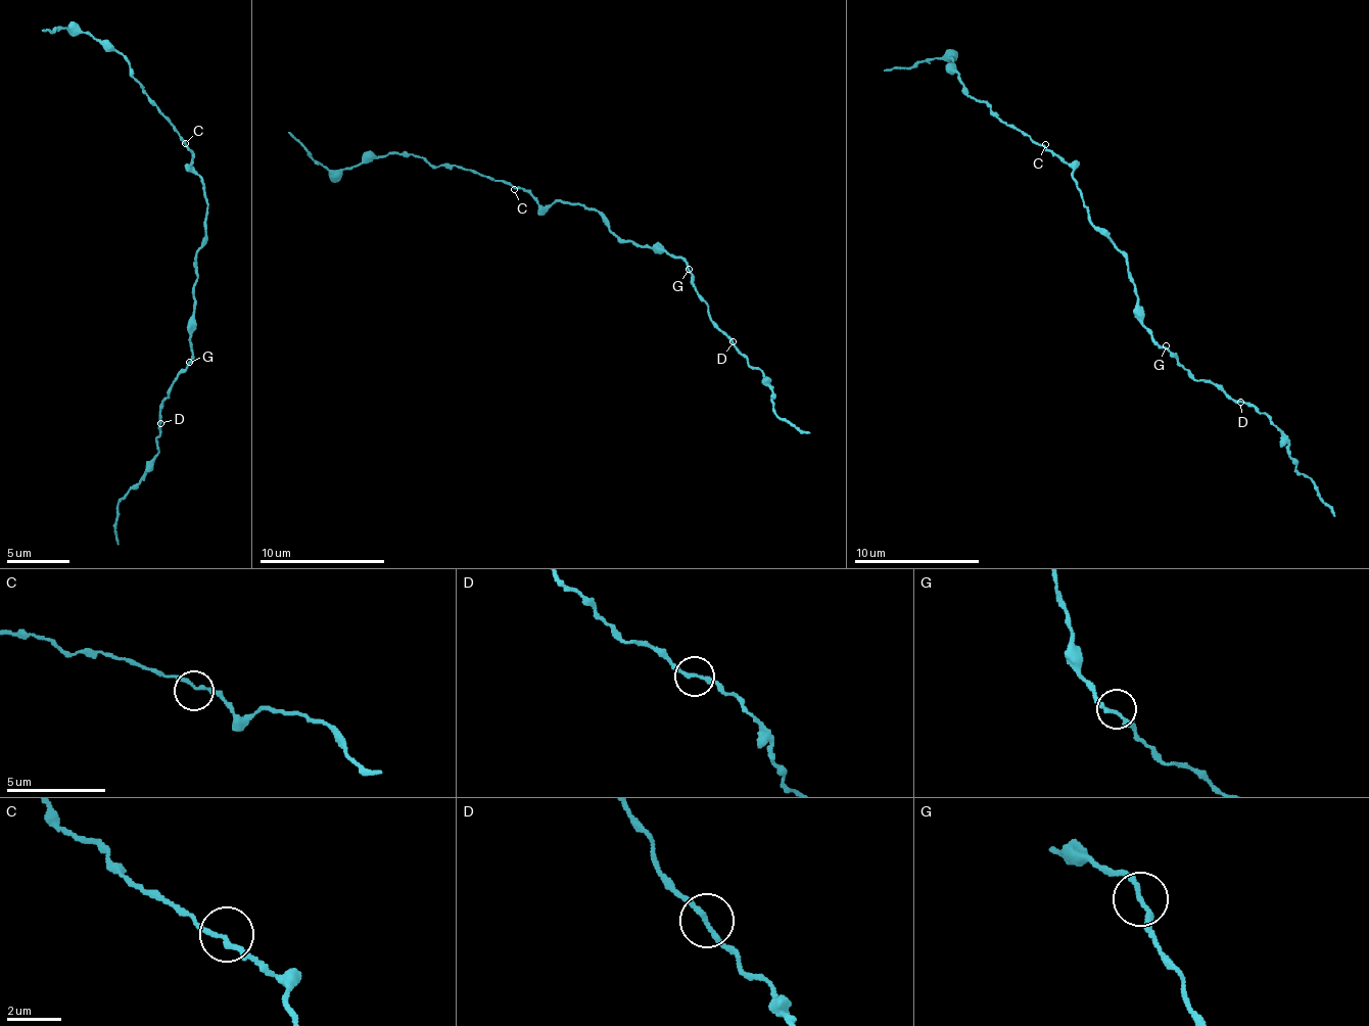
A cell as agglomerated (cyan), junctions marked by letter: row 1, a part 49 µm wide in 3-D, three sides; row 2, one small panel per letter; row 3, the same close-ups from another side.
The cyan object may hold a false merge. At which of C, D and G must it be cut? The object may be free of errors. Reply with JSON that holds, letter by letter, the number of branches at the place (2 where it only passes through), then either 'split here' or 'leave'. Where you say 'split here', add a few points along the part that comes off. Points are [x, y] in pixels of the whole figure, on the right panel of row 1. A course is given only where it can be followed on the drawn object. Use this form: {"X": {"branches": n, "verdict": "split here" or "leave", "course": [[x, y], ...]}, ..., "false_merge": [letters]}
{"C": {"branches": 2, "verdict": "leave"}, "D": {"branches": 2, "verdict": "leave"}, "G": {"branches": 2, "verdict": "leave"}, "false_merge": []}

